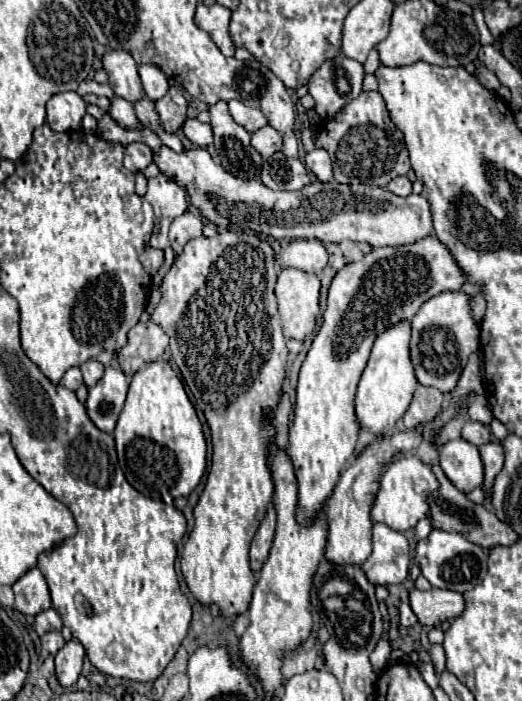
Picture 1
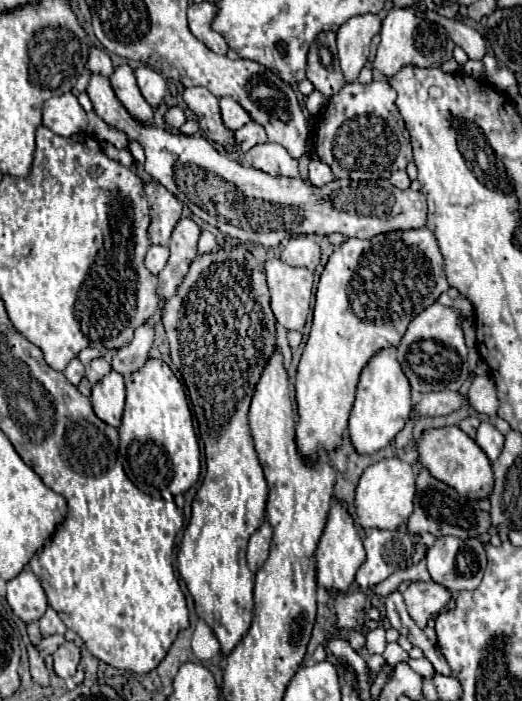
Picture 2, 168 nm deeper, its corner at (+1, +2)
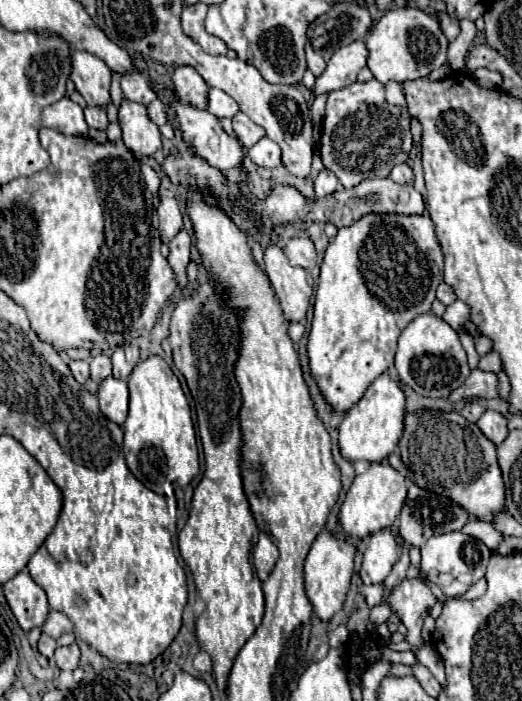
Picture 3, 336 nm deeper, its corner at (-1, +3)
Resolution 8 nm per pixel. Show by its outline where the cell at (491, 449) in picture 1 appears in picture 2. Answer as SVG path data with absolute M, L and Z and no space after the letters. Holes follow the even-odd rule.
M482 422L478 426L478 434L476 434L476 444L486 452L486 456L490 460L496 460L502 452L504 446L504 436L490 424L490 422Z

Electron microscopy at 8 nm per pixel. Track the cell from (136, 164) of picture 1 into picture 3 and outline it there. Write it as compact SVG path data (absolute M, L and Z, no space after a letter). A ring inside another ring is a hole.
M86 107L84 109L84 115L86 115L86 123L90 125L90 127L94 127L94 129L100 129L100 131L106 131L108 129L108 117L106 117L106 113L102 111L102 109L98 109L98 107Z

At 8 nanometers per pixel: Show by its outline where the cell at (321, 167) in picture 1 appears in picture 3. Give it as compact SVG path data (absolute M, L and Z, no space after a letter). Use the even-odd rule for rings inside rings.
M328 169L320 171L320 173L316 175L316 179L314 179L316 197L324 197L324 195L328 195L328 193L334 193L338 187L340 187L338 177L336 177L332 171L328 171Z

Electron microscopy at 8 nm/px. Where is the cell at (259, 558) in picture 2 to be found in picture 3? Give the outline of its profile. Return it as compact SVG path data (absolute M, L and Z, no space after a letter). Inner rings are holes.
M260 533L258 543L252 549L252 563L256 567L256 573L258 573L260 581L264 581L268 577L268 573L272 571L276 559L278 559L278 547L270 539L270 535Z

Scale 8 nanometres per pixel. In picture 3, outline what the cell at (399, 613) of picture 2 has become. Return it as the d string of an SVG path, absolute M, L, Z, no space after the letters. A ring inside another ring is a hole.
M400 541L400 545L402 545L402 557L400 557L400 561L394 565L392 573L390 573L390 575L386 577L386 581L384 581L386 591L392 591L398 583L402 583L402 581L406 579L408 567L410 567L410 561L408 561L408 545L406 545L404 541Z

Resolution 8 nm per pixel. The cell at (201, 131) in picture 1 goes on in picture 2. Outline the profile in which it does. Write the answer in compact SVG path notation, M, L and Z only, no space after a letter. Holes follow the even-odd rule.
M166 108L164 110L164 122L172 128L172 130L178 130L184 122L186 122L186 116L184 116L184 112L180 110L180 108Z

